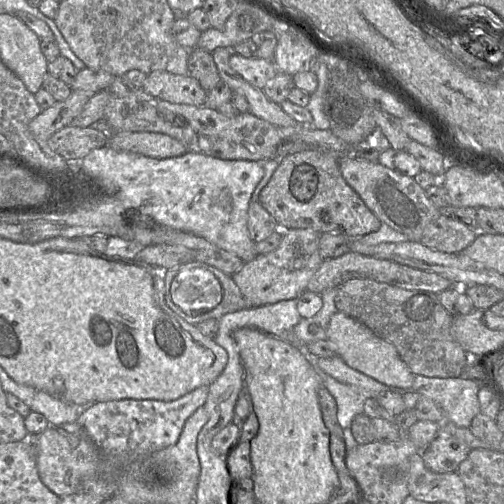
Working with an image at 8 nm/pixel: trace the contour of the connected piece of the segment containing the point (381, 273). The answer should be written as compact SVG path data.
M350 251L337 258L324 260L308 282L306 291L321 295L325 290L338 287L344 281L351 278L368 278L406 290L421 290L435 294L455 286L452 281L436 273L418 270L394 261L377 259Z

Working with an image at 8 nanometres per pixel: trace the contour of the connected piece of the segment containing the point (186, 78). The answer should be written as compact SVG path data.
M154 71L146 76L141 89L174 104L205 106L207 99L207 91L189 74Z

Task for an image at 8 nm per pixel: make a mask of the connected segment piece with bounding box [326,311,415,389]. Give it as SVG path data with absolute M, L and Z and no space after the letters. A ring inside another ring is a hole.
M338 311L332 315L326 329L326 341L349 367L390 387L410 388L414 374L401 359L397 349L389 342L376 336L367 326L358 320Z

